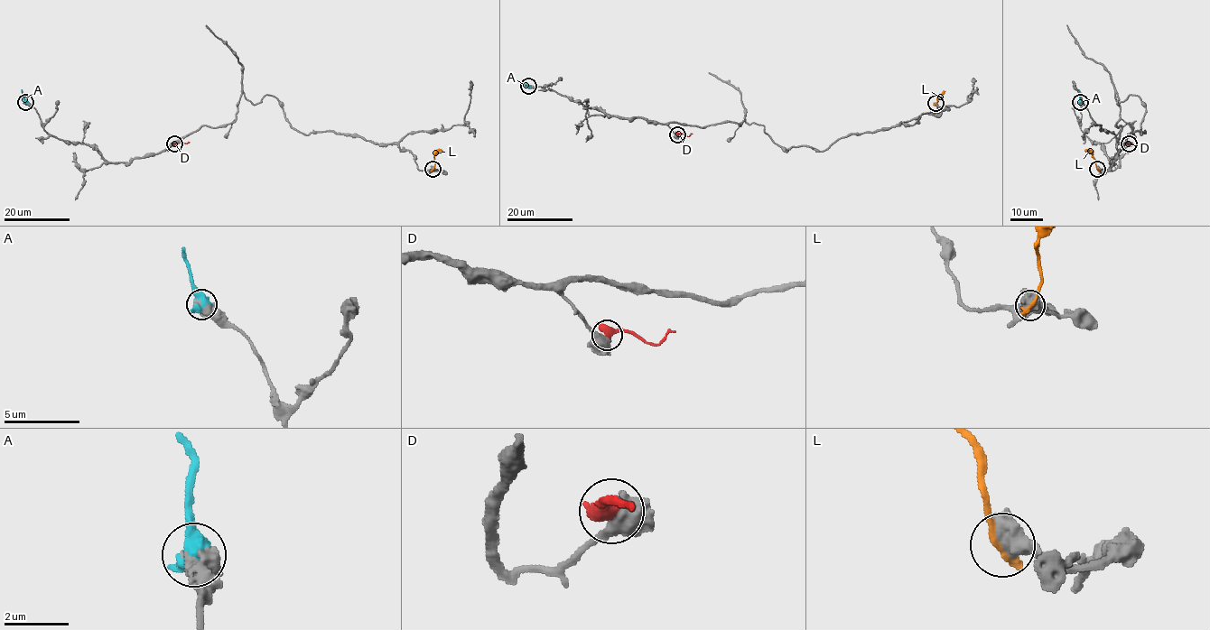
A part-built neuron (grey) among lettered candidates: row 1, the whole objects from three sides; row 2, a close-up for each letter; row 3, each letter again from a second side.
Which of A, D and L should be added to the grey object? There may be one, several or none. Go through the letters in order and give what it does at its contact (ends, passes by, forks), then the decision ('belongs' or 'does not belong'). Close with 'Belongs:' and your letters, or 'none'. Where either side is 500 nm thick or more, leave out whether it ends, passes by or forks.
A: belongs
D: does not belong
L: does not belong
Belongs: A

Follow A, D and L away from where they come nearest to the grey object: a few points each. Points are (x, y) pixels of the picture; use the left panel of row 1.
A: (25, 102), (22, 89)
D: (174, 143), (188, 141)
L: (432, 169), (434, 154), (442, 151)

